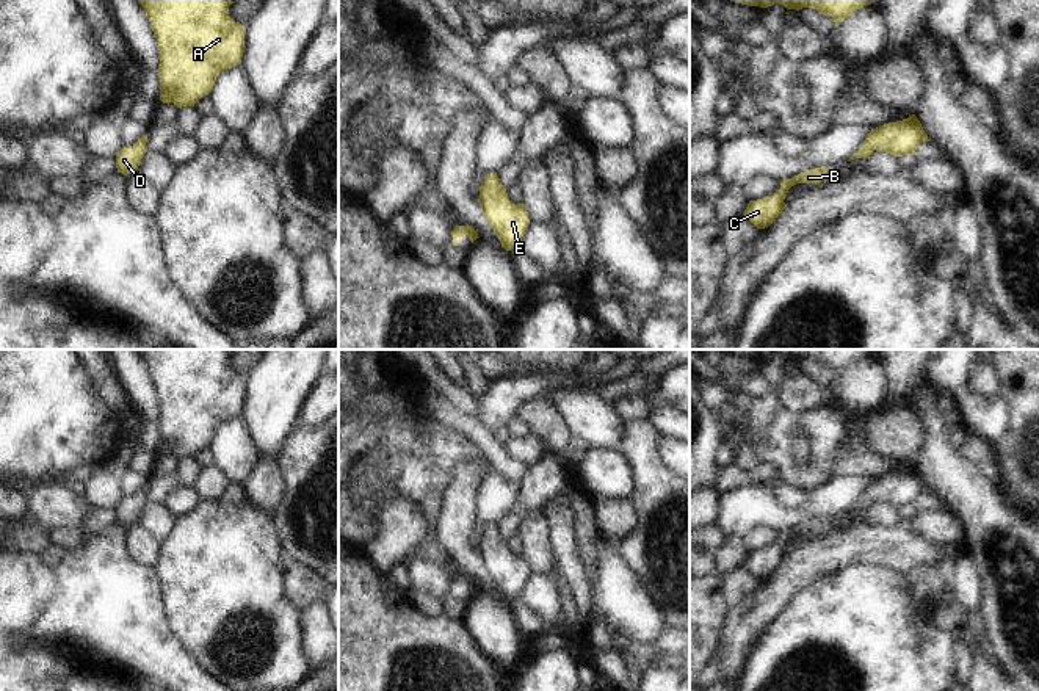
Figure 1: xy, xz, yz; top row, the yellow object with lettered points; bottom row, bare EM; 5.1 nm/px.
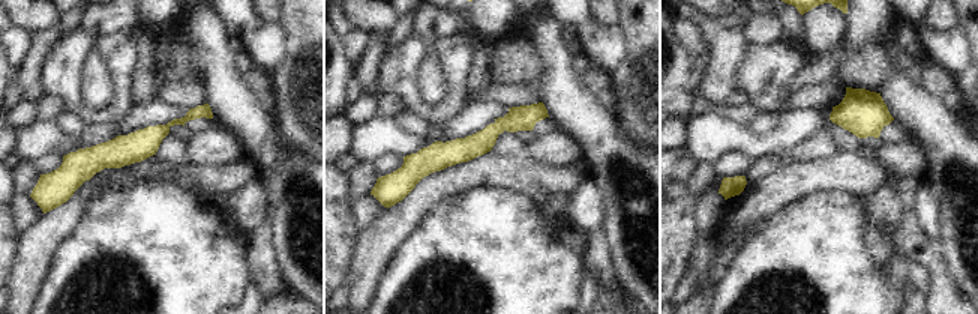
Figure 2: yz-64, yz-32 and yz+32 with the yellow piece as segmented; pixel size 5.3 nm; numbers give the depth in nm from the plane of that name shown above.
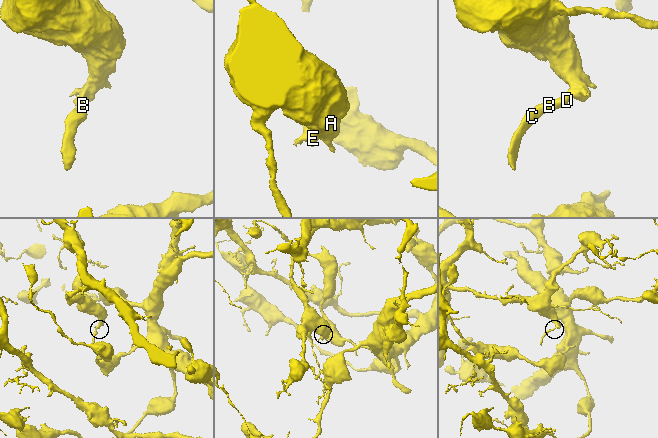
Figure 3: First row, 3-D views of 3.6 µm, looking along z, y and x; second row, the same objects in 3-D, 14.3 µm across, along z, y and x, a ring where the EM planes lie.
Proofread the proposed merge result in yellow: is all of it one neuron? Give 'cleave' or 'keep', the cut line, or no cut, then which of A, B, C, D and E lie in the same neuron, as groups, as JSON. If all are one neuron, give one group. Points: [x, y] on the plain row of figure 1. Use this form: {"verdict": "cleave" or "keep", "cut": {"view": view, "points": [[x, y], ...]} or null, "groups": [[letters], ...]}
{"verdict": "keep", "cut": null, "groups": [["A", "B", "C", "D", "E"]]}

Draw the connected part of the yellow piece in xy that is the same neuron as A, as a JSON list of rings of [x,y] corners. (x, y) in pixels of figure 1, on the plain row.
[[[136,349],[158,395],[160,451],[177,459],[194,458],[208,447],[216,428],[241,415],[246,379],[229,367],[230,349]]]

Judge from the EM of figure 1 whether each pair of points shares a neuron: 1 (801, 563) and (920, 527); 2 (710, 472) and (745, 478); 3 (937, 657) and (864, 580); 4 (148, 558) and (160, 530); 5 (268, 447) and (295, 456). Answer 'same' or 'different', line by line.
1: different
2: different
3: same
4: different
5: different

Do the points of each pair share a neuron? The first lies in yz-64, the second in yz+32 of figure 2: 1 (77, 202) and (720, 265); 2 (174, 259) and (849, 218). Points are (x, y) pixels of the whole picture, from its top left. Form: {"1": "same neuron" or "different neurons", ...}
{"1": "different neurons", "2": "same neuron"}

